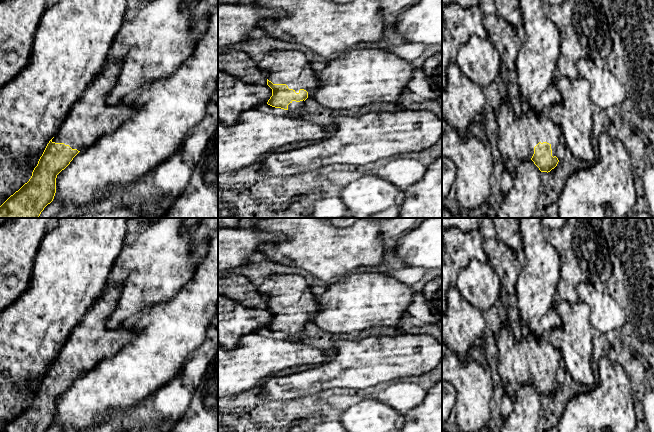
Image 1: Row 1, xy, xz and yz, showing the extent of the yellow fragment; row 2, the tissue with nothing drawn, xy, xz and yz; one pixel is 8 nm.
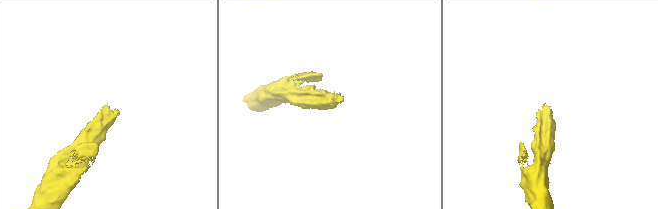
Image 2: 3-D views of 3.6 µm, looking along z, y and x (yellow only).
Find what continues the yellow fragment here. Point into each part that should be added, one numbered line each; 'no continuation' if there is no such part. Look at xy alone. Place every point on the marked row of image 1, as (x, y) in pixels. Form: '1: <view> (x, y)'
1: xy (92, 116)

